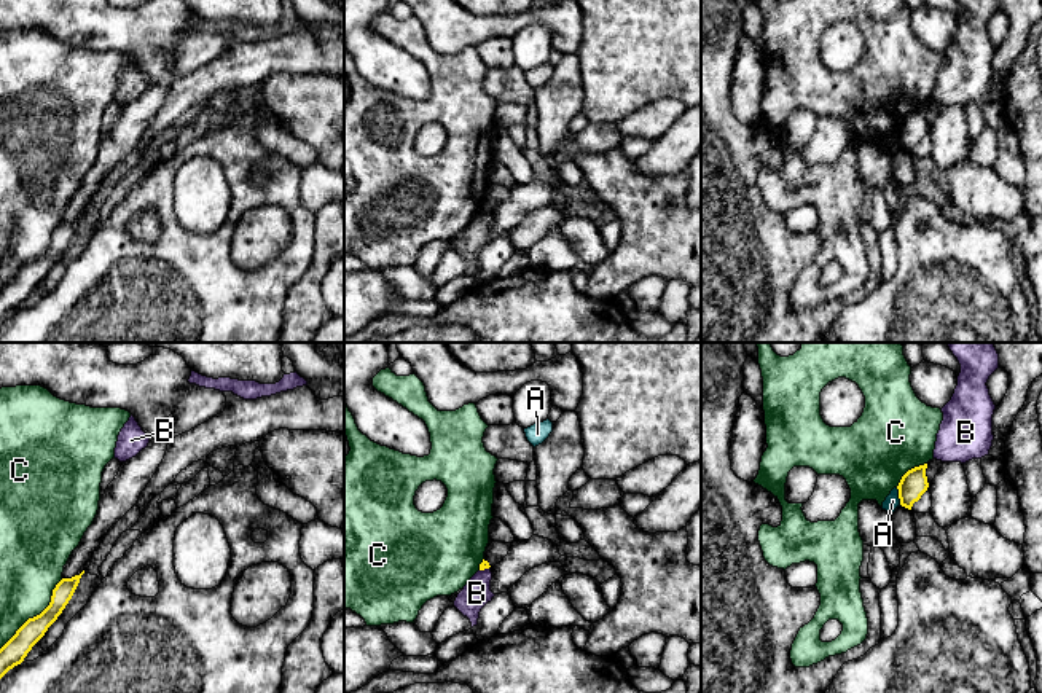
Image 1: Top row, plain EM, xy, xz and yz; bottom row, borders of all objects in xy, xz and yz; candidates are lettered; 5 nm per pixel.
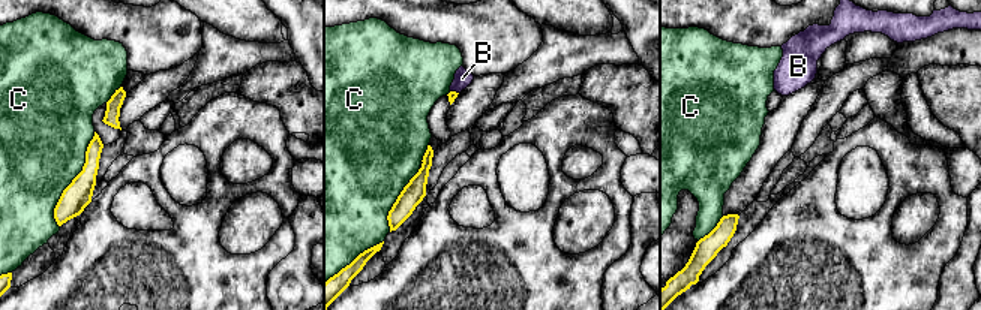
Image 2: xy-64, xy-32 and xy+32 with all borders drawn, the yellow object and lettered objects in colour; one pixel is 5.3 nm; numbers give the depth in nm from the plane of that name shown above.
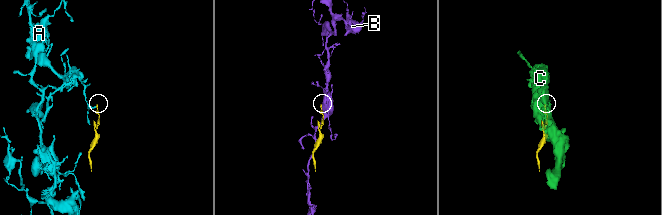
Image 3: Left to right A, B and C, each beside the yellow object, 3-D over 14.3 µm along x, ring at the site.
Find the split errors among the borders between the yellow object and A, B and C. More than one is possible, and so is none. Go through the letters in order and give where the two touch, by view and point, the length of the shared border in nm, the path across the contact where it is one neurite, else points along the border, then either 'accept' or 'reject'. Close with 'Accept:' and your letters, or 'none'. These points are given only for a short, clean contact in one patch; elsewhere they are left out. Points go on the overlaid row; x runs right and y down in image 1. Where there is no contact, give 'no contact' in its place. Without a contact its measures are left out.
A: meets yellow in yz at (899, 496); contact 90 nm long; border along yz (896, 488), (900, 504); reject
B: meets yellow in xz at (485, 567); contact 60 nm long; border along xz (489, 566), (480, 571); reject
C: meets yellow in xy at (37, 615); contact 480 nm long; reject
Accept: none

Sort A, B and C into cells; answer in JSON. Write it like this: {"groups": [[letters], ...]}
{"groups": [["A"], ["B"], ["C"]]}

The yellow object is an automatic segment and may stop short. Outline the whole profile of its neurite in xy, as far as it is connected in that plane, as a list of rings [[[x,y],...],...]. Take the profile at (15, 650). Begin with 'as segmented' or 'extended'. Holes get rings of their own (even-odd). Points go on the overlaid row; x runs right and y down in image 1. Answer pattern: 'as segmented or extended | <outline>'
as segmented | [[[81,575],[62,578],[53,589],[49,605],[37,617],[29,618],[16,634],[0,648],[0,679],[21,664],[32,647],[45,636],[72,599]]]

